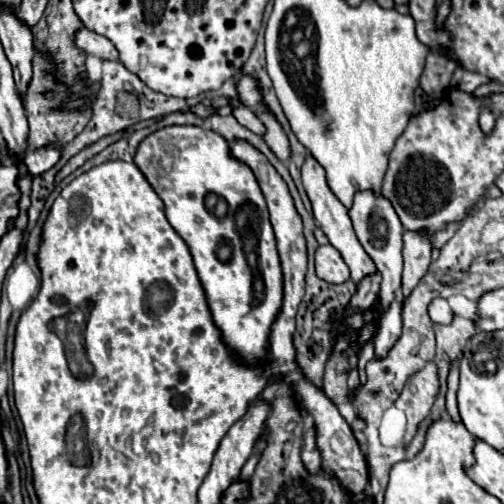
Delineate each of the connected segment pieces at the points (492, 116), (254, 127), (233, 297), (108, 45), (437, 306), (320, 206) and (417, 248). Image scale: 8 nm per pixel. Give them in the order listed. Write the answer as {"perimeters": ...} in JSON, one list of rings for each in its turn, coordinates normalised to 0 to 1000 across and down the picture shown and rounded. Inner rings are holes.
{"perimeters":[[[[968,208],[956,216],[952,224],[952,252],[972,264],[980,256],[980,244],[984,244],[984,224],[976,224],[976,216],[968,216]]],[[[460,200],[468,208],[468,220],[464,220],[464,232],[484,248],[492,252],[496,260],[504,260],[508,268],[524,268],[528,264],[528,252],[524,244],[504,228],[504,220],[496,220],[488,208],[476,208],[472,200]]],[[[337,248],[298,264],[270,300],[266,312],[270,331],[294,355],[310,387],[325,403],[329,435],[345,450],[345,458],[369,478],[393,550],[413,589],[413,605],[425,629],[425,641],[440,657],[444,681],[480,708],[488,720],[520,720],[532,692],[536,645],[544,641],[556,605],[560,605],[560,534],[548,498],[544,458],[532,435],[532,415],[524,387],[512,371],[512,359],[500,335],[460,312],[456,288],[440,268],[421,256],[389,252],[389,248]],[[425,383],[452,403],[448,431],[433,435],[421,419],[409,415],[409,387]]],[[[159,58],[151,65],[151,89],[159,89],[159,97],[167,97],[171,105],[179,105],[202,121],[230,121],[234,117],[234,101],[230,101],[226,85],[179,58]]],[[[865,593],[865,597],[857,597],[853,609],[849,609],[849,621],[853,621],[853,633],[857,633],[861,641],[873,641],[873,645],[889,645],[889,641],[897,641],[897,633],[901,633],[901,617],[893,613],[893,605],[889,605],[885,593]]],[[[607,308],[607,319],[599,327],[599,367],[615,391],[615,403],[619,403],[619,419],[623,419],[623,431],[631,438],[631,446],[643,454],[647,470],[655,474],[655,482],[675,498],[679,514],[687,518],[687,526],[694,530],[694,542],[698,542],[698,558],[702,562],[714,562],[714,554],[730,542],[738,542],[738,534],[746,534],[742,518],[734,514],[734,506],[722,498],[722,490],[714,486],[714,478],[706,474],[706,462],[698,454],[698,438],[694,438],[694,427],[690,427],[690,415],[683,407],[675,407],[671,391],[651,375],[651,363],[647,363],[647,347],[643,347],[643,335],[639,327],[619,312],[619,308]]],[[[802,458],[802,542],[798,542],[798,581],[810,589],[817,573],[845,546],[853,526],[853,470],[833,462]]]]}

